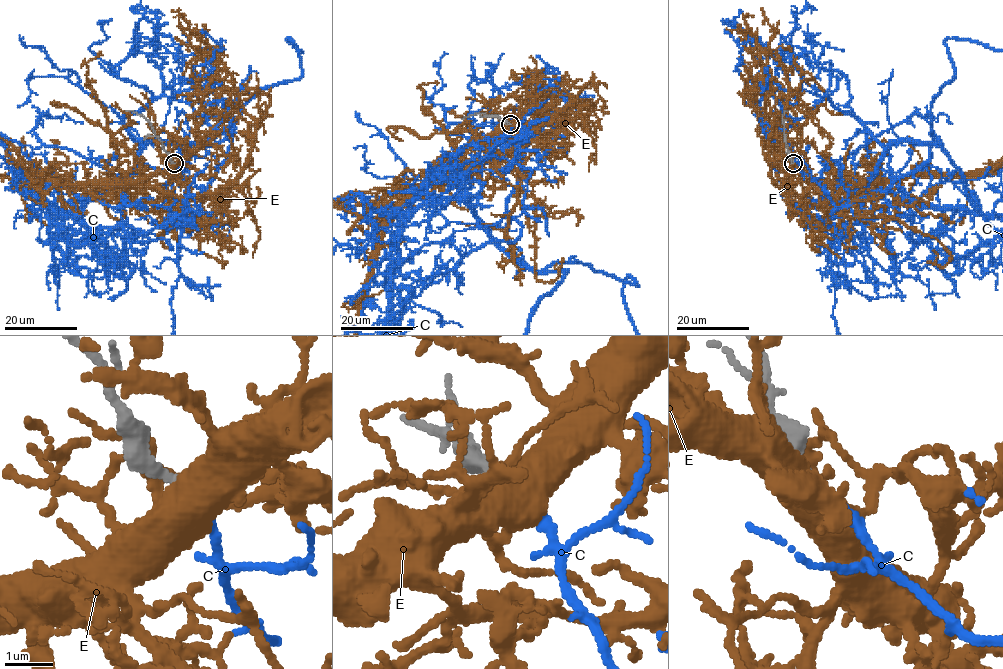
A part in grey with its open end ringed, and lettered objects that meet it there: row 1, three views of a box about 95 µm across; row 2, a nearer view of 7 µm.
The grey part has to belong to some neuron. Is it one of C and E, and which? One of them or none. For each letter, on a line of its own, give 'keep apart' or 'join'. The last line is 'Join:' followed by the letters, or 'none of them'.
C: join
E: keep apart
Join: C

